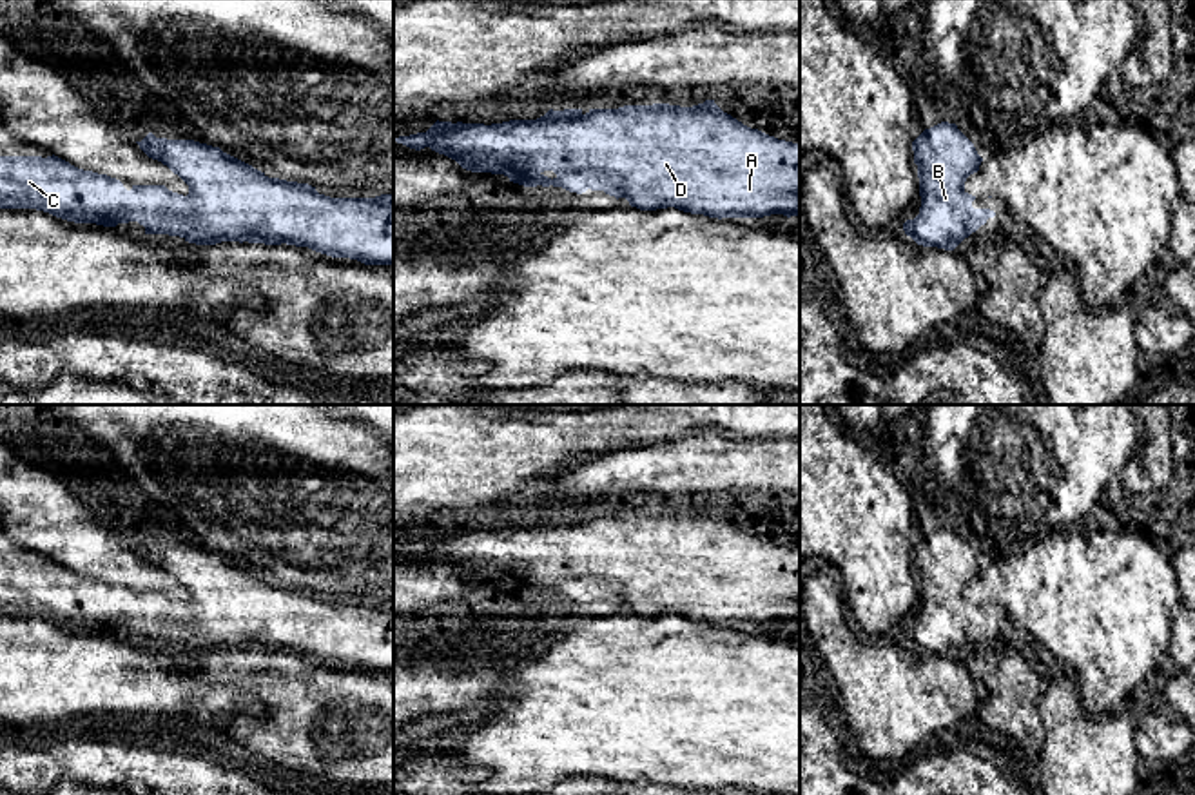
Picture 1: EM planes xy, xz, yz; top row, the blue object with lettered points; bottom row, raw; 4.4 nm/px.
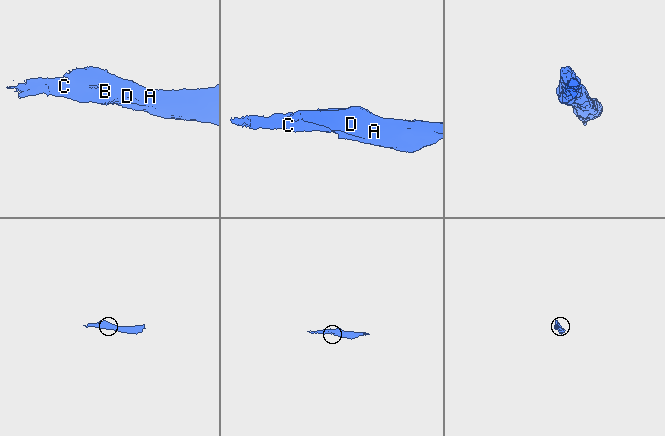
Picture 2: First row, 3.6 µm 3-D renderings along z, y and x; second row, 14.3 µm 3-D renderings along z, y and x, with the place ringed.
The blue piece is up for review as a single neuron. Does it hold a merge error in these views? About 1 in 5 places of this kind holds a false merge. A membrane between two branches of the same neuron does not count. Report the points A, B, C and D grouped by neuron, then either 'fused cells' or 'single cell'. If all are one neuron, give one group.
groups A B C D; single cell

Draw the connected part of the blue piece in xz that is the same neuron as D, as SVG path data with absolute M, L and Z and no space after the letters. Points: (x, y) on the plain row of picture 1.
M714 506L693 514L669 510L624 512L618 515L549 515L537 526L510 526L502 530L452 530L435 528L426 539L395 545L410 555L432 557L455 566L471 579L504 581L524 594L562 594L582 601L588 595L604 597L609 603L626 604L631 613L656 617L675 613L709 624L763 624L783 621L800 623L800 550L778 546L758 535L751 535L724 519Z

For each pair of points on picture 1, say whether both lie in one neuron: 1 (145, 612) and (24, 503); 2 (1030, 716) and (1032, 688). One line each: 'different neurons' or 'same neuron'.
1: different neurons
2: same neuron

